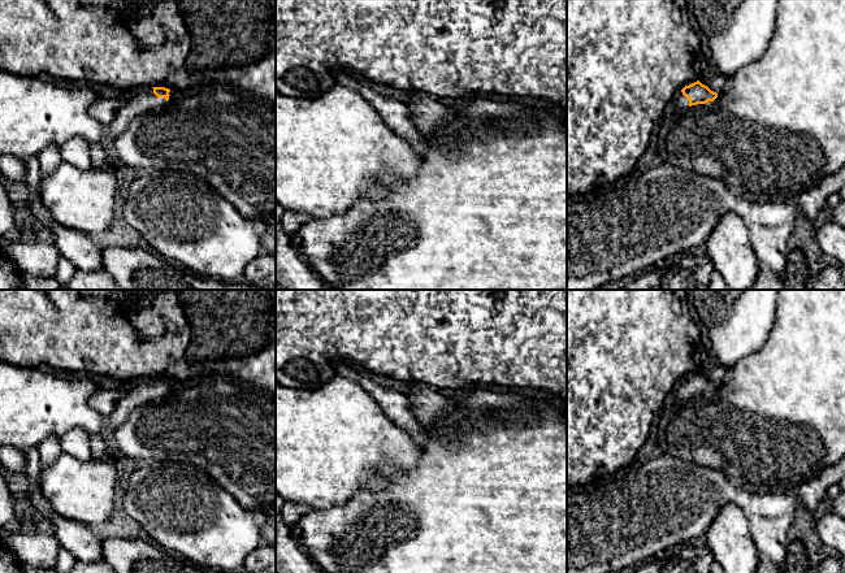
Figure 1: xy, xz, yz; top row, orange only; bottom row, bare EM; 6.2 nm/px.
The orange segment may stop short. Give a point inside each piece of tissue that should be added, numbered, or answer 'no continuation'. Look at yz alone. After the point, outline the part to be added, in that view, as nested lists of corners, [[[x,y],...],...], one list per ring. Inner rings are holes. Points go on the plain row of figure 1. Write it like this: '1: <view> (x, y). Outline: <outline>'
1: yz (681, 393). Outline: [[[679,382],[679,385],[676,386],[675,390],[676,390],[676,396],[677,396],[677,398],[680,398],[680,399],[686,399],[686,398],[689,398],[689,390],[685,388],[681,382]]]

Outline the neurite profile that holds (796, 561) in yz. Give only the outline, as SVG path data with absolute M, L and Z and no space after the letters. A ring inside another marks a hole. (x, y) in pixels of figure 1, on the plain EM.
M801 539L789 542L783 573L807 573L810 563Z

